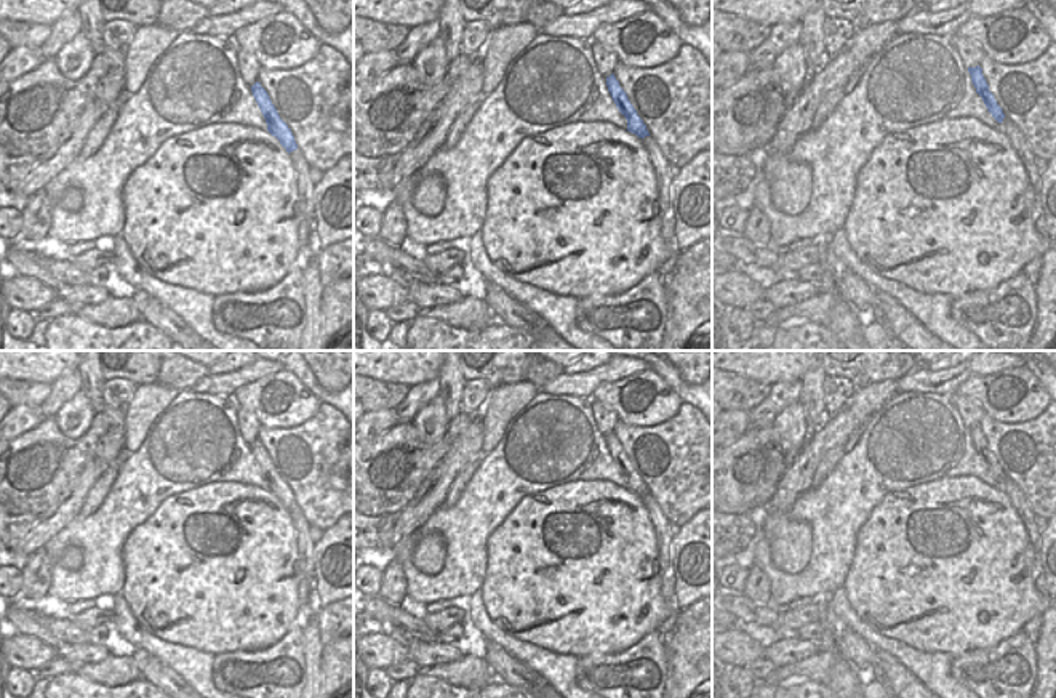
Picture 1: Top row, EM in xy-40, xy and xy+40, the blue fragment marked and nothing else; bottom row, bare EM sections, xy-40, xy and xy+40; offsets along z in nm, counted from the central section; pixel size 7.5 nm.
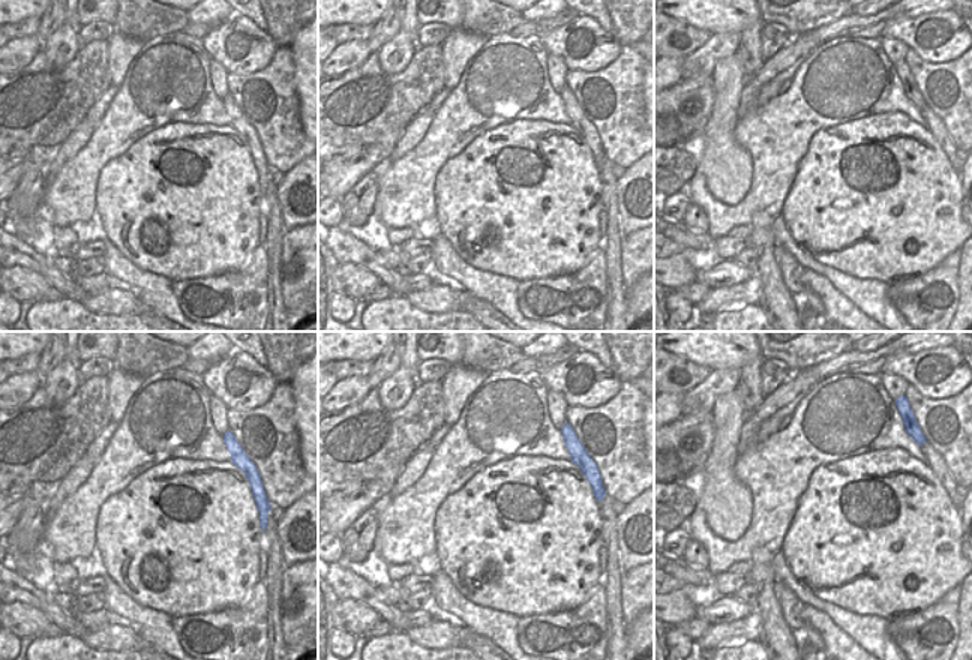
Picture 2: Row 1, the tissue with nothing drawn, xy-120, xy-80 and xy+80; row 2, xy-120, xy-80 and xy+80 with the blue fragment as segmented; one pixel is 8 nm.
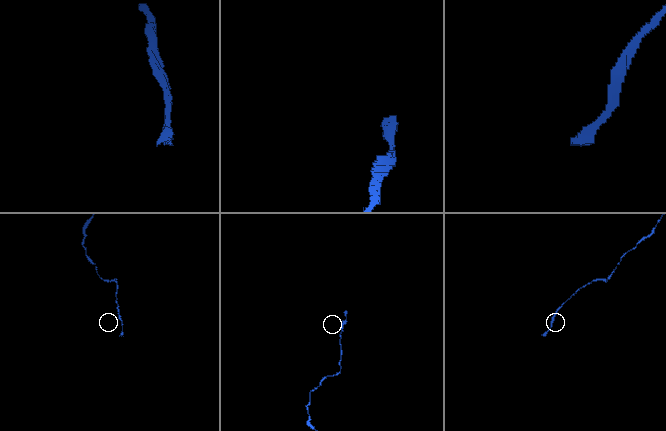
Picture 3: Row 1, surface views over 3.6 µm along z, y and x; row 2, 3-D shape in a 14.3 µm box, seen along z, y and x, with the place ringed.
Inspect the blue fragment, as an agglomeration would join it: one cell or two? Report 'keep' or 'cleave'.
keep

